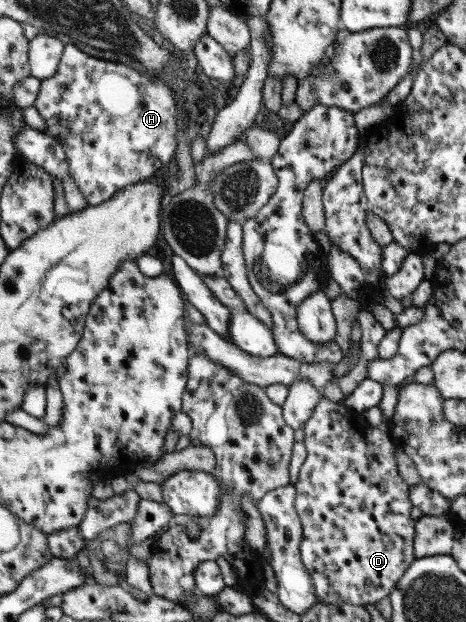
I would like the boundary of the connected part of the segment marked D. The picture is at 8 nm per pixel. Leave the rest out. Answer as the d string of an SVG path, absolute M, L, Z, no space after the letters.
M321 395L320 399L318 399L318 404L314 406L312 414L305 421L302 432L304 433L303 443L306 457L299 467L297 480L293 483L293 488L296 492L293 507L301 523L302 541L299 543L299 554L302 565L311 577L316 601L332 604L349 603L350 605L360 606L374 604L379 599L382 599L382 597L386 597L394 589L396 582L400 579L408 564L415 558L413 556L415 520L409 516L409 512L412 509L408 499L409 487L398 476L398 472L396 472L396 459L394 458L396 445L393 444L389 435L389 425L369 425L364 419L359 418L354 411L345 410L342 403L333 404Z

